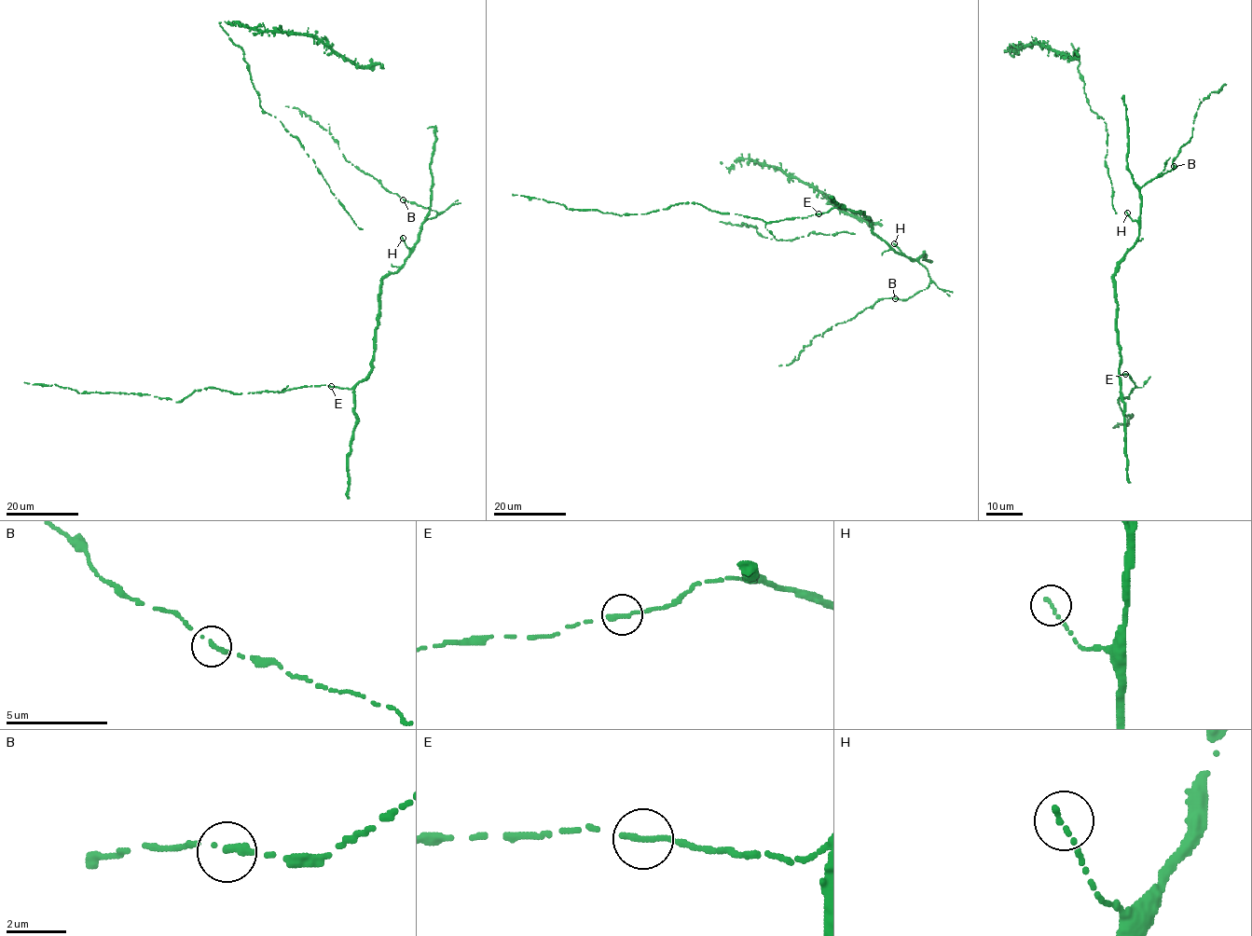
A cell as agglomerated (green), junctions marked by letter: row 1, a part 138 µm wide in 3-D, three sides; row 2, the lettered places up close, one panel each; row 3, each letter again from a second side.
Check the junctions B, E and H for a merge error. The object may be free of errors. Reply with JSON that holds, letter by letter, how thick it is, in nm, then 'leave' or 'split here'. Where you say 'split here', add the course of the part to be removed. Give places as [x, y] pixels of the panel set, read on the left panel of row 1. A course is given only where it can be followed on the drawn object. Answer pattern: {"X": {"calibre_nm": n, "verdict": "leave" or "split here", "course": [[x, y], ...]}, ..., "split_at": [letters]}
{"B": {"calibre_nm": 280, "verdict": "leave"}, "E": {"calibre_nm": 280, "verdict": "leave"}, "H": {"calibre_nm": 220, "verdict": "leave"}, "split_at": []}

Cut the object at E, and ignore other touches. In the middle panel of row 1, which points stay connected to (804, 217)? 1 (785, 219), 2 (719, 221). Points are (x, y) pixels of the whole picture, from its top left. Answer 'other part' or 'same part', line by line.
1: same part
2: other part

